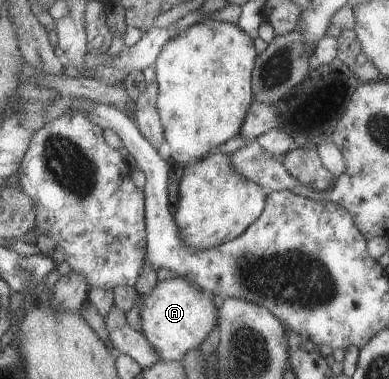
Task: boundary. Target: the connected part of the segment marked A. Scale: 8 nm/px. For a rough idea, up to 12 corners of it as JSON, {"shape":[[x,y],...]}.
{"shape":[[178,276],[140,299],[140,333],[180,362],[218,319],[210,295]]}

